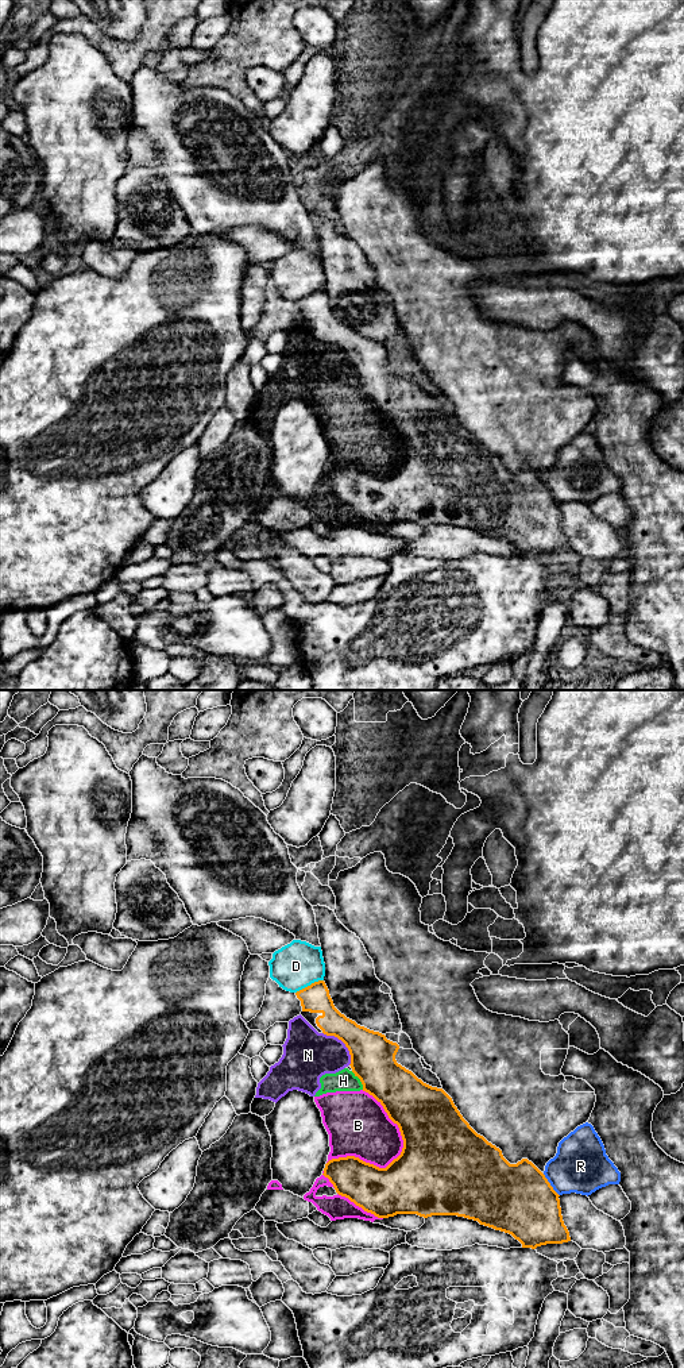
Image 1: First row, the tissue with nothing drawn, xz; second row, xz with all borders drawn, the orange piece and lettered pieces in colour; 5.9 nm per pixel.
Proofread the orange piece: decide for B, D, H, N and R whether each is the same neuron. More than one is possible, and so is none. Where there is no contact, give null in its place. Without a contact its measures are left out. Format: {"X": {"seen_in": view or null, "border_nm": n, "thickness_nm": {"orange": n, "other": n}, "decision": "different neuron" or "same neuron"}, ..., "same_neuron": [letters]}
{"B": {"seen_in": "xz", "border_nm": 500, "thickness_nm": {"orange": 460, "other": 320}, "decision": "different neuron"}, "D": {"seen_in": "xz", "border_nm": 190, "thickness_nm": {"orange": 170, "other": 280}, "decision": "different neuron"}, "H": {"seen_in": "xz", "border_nm": 130, "thickness_nm": {"orange": 280, "other": 130}, "decision": "different neuron"}, "N": {"seen_in": "xz", "border_nm": 260, "thickness_nm": {"orange": 280, "other": 300}, "decision": "different neuron"}, "R": {"seen_in": "xz", "border_nm": 170, "thickness_nm": {"orange": 420, "other": 320}, "decision": "different neuron"}, "same_neuron": []}

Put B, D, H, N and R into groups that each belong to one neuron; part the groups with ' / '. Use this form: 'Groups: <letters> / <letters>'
Groups: B H N / D / R

